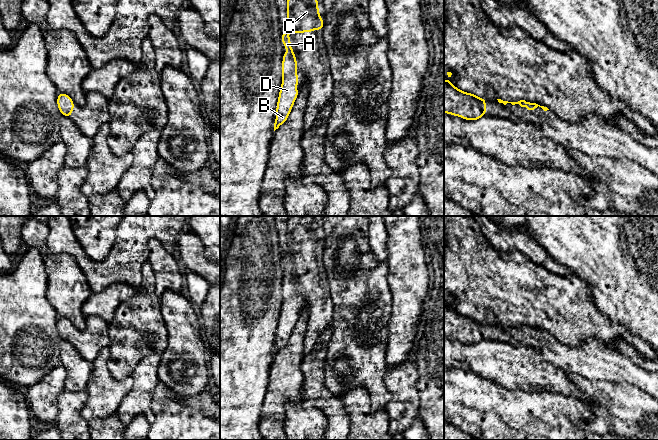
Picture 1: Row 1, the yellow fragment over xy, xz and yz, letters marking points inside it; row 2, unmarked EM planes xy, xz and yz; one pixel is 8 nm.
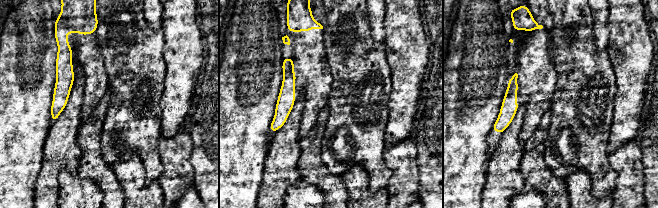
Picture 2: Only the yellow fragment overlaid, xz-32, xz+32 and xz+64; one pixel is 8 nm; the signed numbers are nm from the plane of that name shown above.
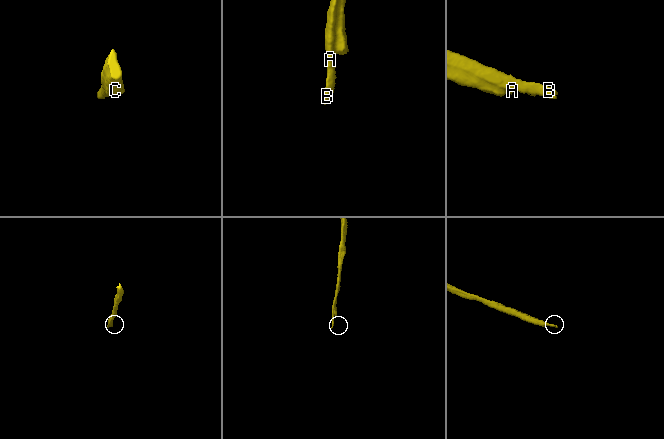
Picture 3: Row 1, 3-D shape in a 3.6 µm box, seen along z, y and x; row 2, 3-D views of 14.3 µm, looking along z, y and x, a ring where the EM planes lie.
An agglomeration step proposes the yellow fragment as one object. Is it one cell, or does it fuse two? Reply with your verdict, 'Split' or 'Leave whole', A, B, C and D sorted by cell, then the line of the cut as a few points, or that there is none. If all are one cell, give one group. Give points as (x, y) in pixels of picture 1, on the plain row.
Leave whole. Groups: A B C D. No split

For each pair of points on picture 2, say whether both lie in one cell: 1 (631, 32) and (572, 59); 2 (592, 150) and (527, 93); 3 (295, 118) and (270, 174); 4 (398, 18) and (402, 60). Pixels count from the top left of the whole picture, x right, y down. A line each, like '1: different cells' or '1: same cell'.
1: different cells
2: different cells
3: same cell
4: same cell

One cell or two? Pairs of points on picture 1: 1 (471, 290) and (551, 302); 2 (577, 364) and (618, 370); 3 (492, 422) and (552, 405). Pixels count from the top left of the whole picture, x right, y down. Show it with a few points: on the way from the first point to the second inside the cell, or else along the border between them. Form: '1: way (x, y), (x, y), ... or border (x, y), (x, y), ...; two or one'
1: way (491, 290), (531, 290); one
2: way (587, 364), (608, 365); one
3: way (507, 420), (531, 420), (537, 416); one

